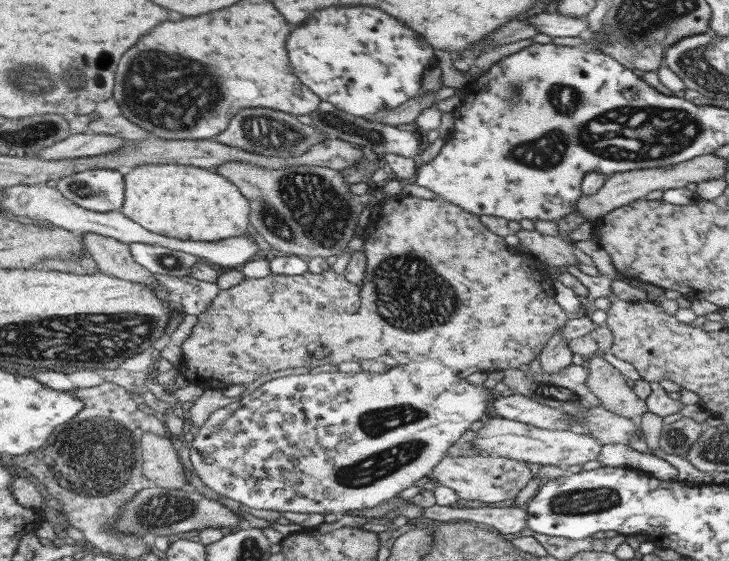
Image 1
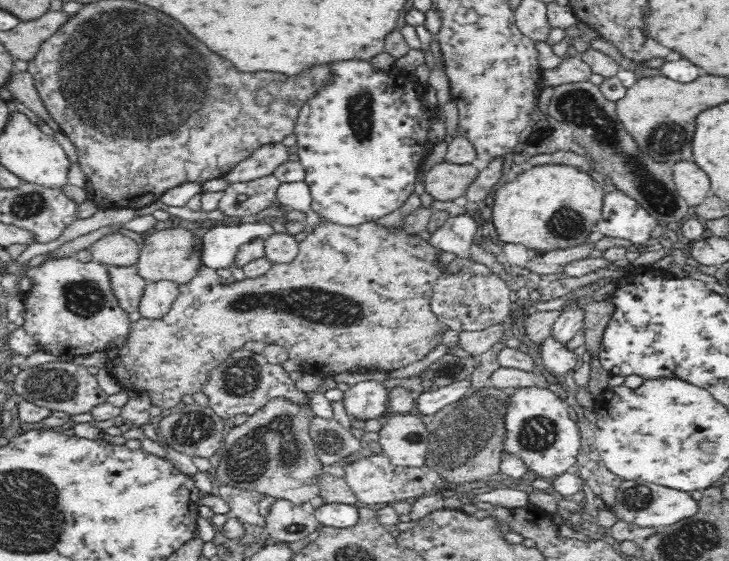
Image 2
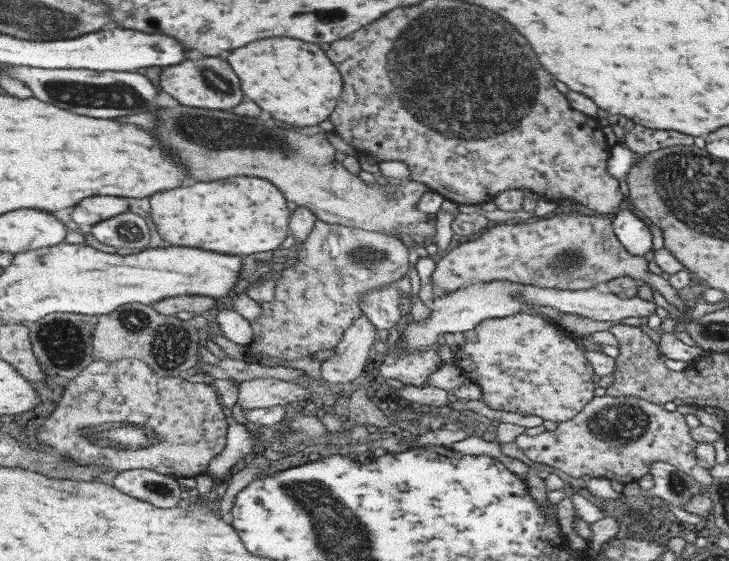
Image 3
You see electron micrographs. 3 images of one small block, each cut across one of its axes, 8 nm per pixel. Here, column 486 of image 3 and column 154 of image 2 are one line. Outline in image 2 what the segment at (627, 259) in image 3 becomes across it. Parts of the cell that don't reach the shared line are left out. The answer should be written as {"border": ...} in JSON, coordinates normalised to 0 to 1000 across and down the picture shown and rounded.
{"border":[[[248,401],[239,406],[213,410],[199,421],[196,442],[189,449],[191,458],[185,467],[189,488],[203,503],[229,499],[239,506],[254,508],[261,503],[278,471],[274,463],[274,437],[267,433],[269,419]]]}

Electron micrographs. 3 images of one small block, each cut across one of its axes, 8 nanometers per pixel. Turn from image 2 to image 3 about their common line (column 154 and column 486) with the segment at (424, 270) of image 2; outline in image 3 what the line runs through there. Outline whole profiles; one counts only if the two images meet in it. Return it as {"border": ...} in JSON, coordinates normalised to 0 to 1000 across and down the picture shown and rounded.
{"border":[[[717,556],[690,567],[675,567],[663,572],[654,585],[636,592],[635,601],[638,602],[638,610],[628,619],[623,631],[621,645],[635,660],[635,667],[642,677],[646,677],[660,690],[663,695],[661,717],[674,729],[711,738],[731,738],[748,750],[757,750],[767,756],[790,743],[791,738],[798,733],[800,724],[805,722],[805,717],[809,717],[813,711],[813,677],[811,677],[813,663],[811,663],[811,652],[808,652],[808,643],[804,640],[804,635],[800,635],[797,620],[783,606],[783,597],[781,594],[756,576],[753,567],[742,563],[742,560]]]}

